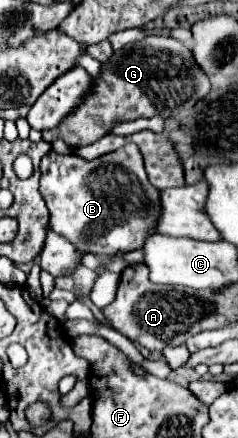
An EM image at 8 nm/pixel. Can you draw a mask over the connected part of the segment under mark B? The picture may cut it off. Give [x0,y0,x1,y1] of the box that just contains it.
[40,146,160,256]

